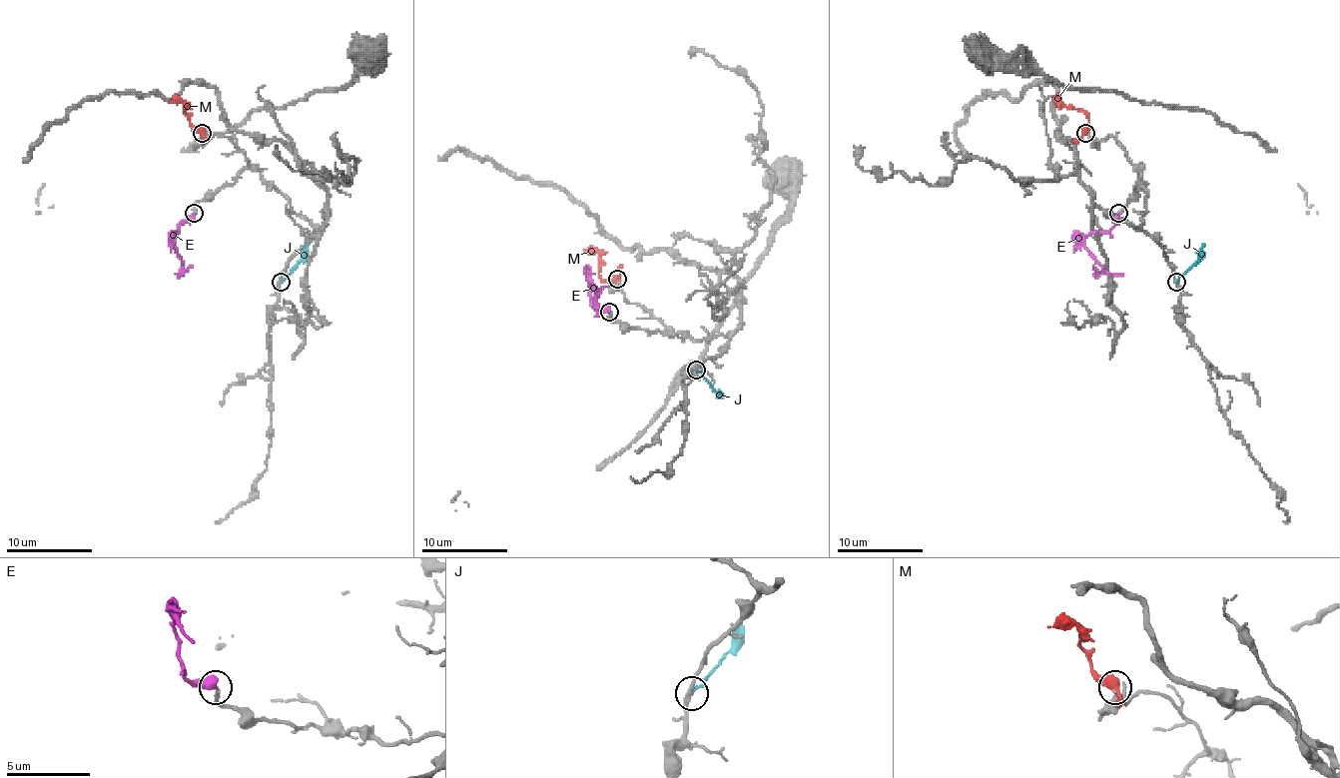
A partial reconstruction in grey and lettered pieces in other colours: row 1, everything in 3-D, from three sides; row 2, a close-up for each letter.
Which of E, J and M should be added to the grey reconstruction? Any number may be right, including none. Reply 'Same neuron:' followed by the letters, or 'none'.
Same neuron: E

